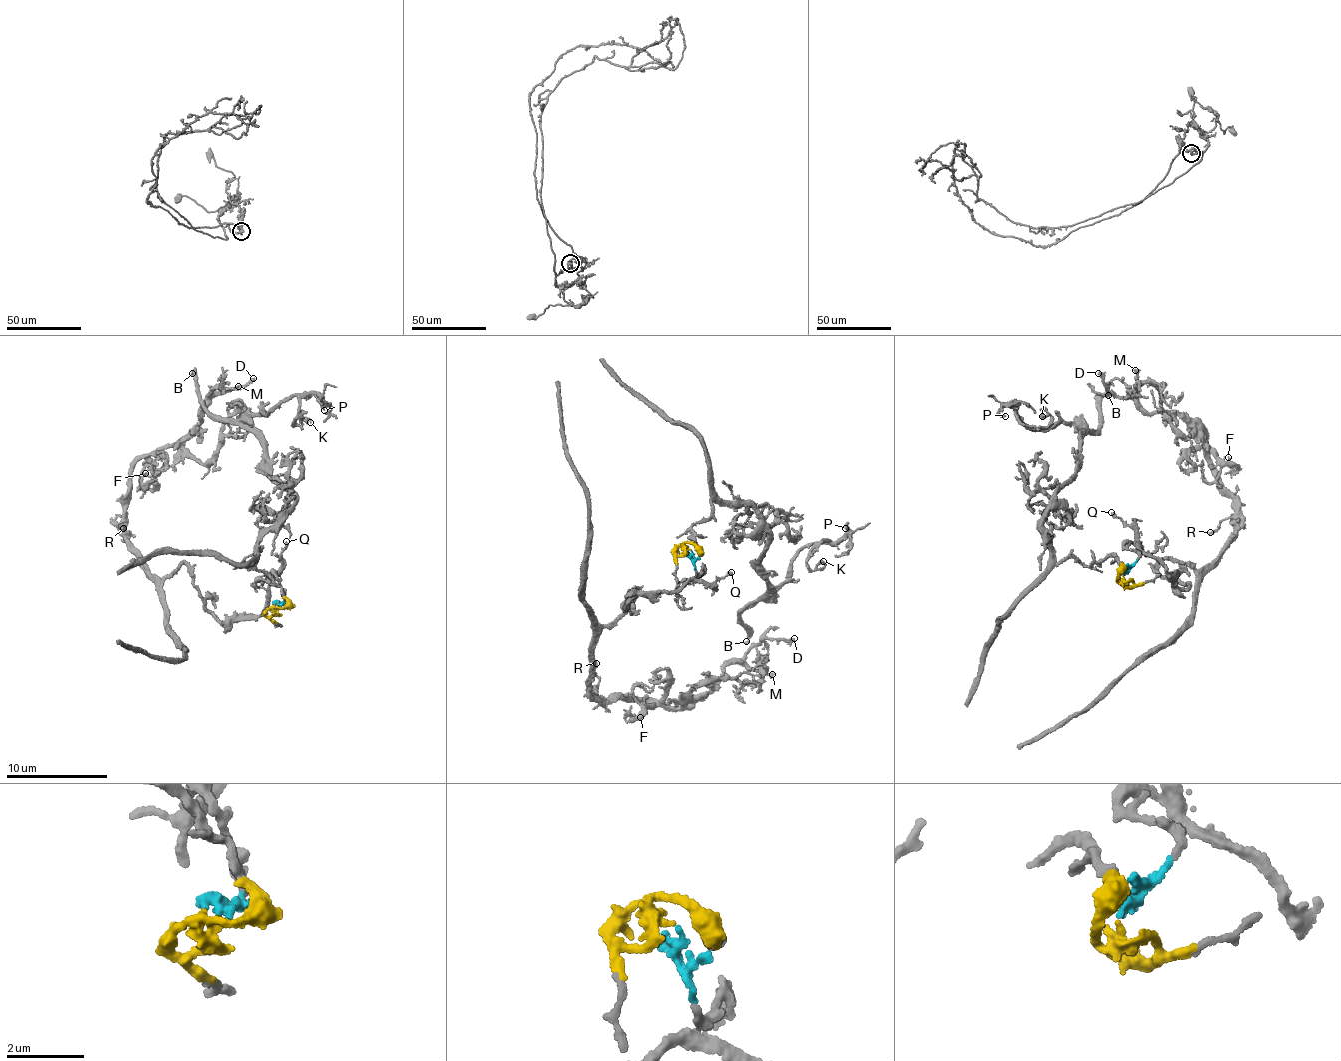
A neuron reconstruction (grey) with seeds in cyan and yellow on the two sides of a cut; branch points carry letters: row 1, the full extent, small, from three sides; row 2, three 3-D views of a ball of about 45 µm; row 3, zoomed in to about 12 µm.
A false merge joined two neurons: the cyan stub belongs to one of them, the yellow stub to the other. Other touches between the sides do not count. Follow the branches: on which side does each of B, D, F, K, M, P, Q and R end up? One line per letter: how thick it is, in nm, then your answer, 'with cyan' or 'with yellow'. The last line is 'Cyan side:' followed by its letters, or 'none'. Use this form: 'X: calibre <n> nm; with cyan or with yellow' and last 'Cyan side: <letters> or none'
B: calibre 190 nm; with yellow
D: calibre 200 nm; with cyan
F: calibre 160 nm; with cyan
K: calibre 140 nm; with yellow
M: calibre 220 nm; with cyan
P: calibre 140 nm; with yellow
Q: calibre 150 nm; with cyan
R: calibre 180 nm; with cyan
Cyan side: D, F, M, Q, R

